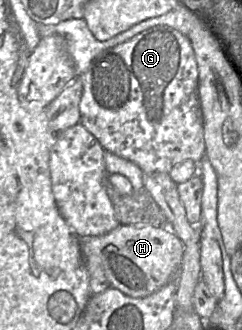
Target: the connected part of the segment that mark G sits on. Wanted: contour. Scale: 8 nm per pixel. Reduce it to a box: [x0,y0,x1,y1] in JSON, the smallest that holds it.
[77,25,206,173]

